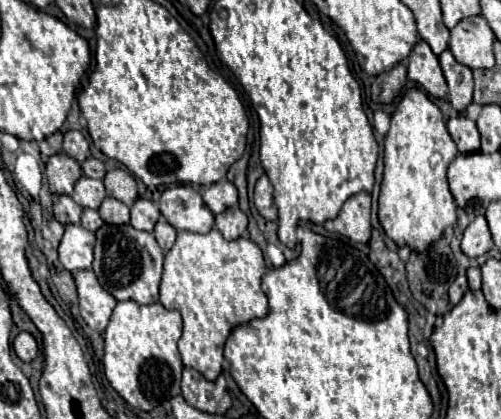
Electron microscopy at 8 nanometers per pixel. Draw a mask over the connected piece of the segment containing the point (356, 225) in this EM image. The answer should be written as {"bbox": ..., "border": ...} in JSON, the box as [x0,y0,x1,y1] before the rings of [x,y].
{"bbox":[323,192,371,242],"border":[[[359,192],[343,204],[337,218],[323,224],[329,232],[343,234],[353,242],[369,242],[371,238],[371,194]]]}

